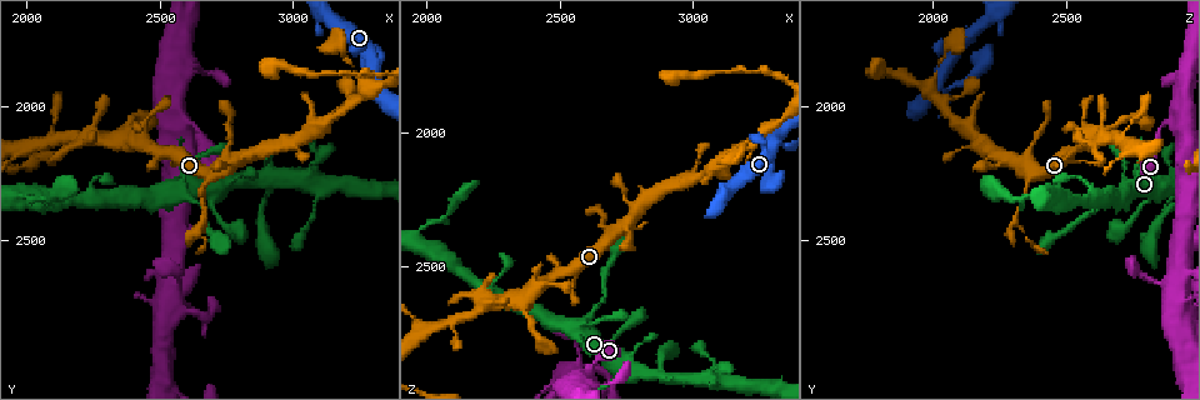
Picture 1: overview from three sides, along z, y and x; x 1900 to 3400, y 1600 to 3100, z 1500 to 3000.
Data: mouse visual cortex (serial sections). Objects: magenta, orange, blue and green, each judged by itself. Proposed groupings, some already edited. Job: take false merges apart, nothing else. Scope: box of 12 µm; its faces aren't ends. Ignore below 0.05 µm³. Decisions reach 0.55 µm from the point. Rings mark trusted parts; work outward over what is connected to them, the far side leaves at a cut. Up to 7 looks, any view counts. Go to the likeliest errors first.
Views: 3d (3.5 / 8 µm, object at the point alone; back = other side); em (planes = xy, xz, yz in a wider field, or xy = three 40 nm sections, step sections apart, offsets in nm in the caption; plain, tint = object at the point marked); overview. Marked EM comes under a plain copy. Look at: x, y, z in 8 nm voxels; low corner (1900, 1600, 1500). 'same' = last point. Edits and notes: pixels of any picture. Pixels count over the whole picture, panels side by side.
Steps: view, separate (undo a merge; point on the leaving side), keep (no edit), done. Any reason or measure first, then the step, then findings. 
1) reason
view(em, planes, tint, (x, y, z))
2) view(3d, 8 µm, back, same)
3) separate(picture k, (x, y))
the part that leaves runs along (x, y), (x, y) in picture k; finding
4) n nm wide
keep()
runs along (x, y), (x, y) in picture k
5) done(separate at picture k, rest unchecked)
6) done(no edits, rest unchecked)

a narrow waist
view(3d, 3.5 µm, (3200, 1970, 2090))

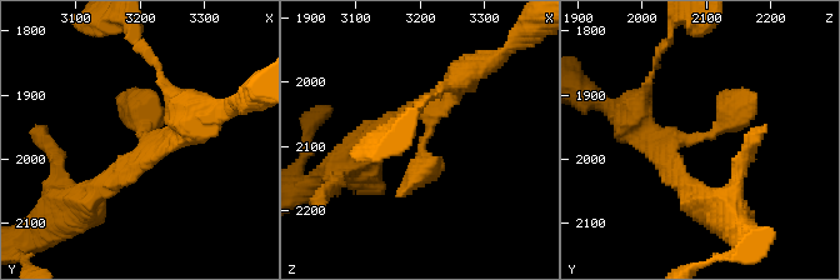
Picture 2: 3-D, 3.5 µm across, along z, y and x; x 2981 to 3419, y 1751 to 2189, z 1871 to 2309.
need the tissue
view(em, planes, tint, (3205, 1965, 2095))

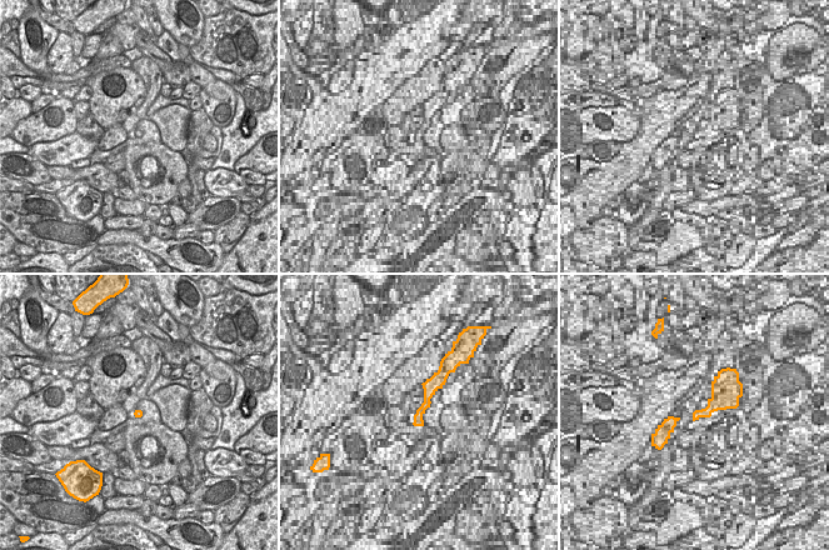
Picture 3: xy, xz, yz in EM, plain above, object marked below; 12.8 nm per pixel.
keep()
runs along (675, 178), (666, 150), (710, 135), (755, 96) in picture 2; continuous, no second cell

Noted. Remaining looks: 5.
sharp bend
view(3d, 3.5 µm, (2690, 2800, 2910))

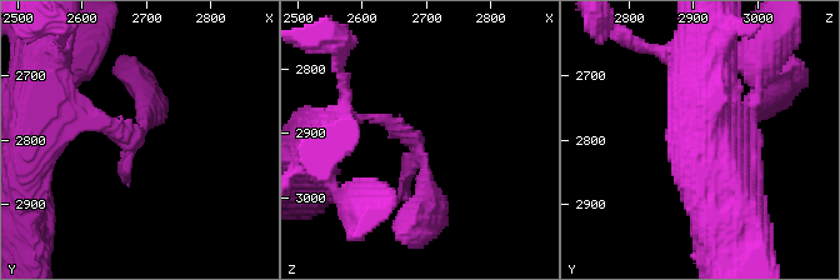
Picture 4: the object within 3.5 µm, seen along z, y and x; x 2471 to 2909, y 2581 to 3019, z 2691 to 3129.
3 arms; arms of 150, 150, 250 nm
view(em, xy, step 3, tint, (2685, 2795, 2915))

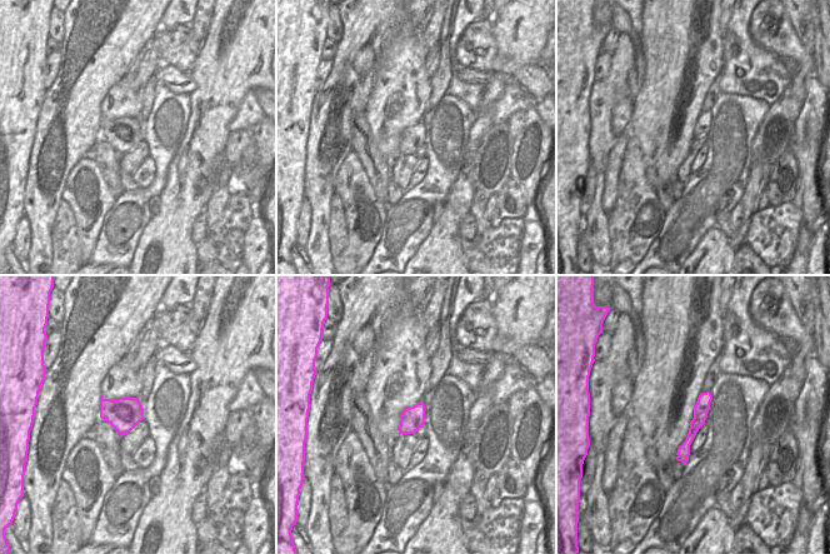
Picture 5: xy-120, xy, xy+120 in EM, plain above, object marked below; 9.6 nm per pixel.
keep()
runs along (343, 121), (380, 119), (419, 144), (419, 195) in picture 4; one cell here

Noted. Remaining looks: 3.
a narrow waist
view(3d, 3.5 µm, (3070, 2210, 2870))

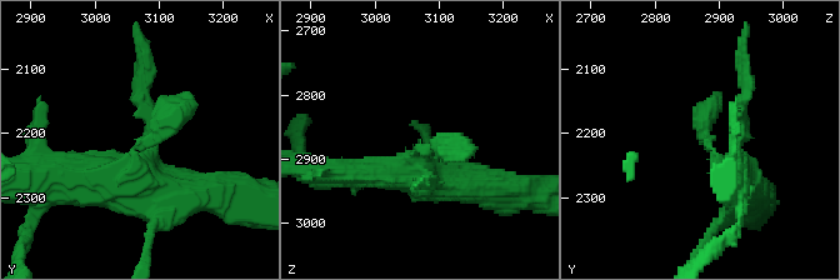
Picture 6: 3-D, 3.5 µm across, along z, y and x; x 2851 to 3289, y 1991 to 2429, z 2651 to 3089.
view(em, xy, step 5, tint, (3070, 2220, 2885))

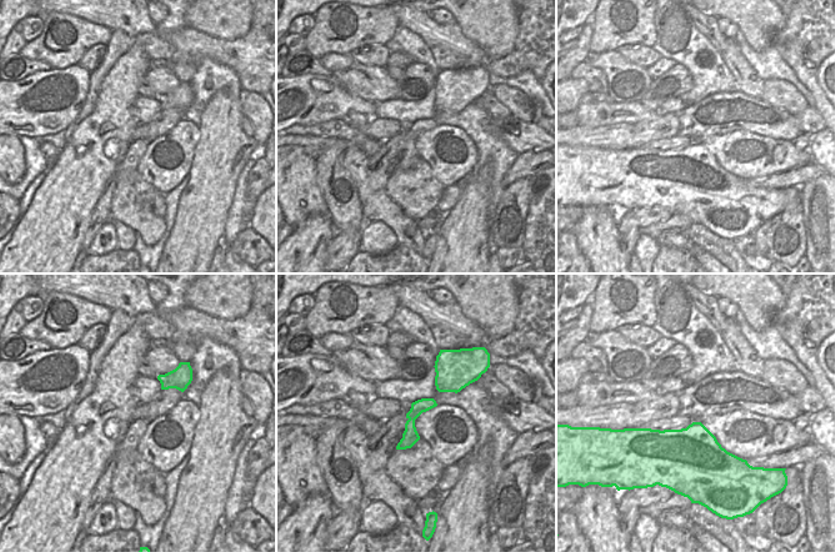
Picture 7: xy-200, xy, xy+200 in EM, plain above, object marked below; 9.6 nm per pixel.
160 nm wide
keep()
runs along (430, 401), (411, 416), (410, 436), (400, 446) in picture 7; one cell here

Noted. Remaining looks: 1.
done(no edits, rest unchecked)

